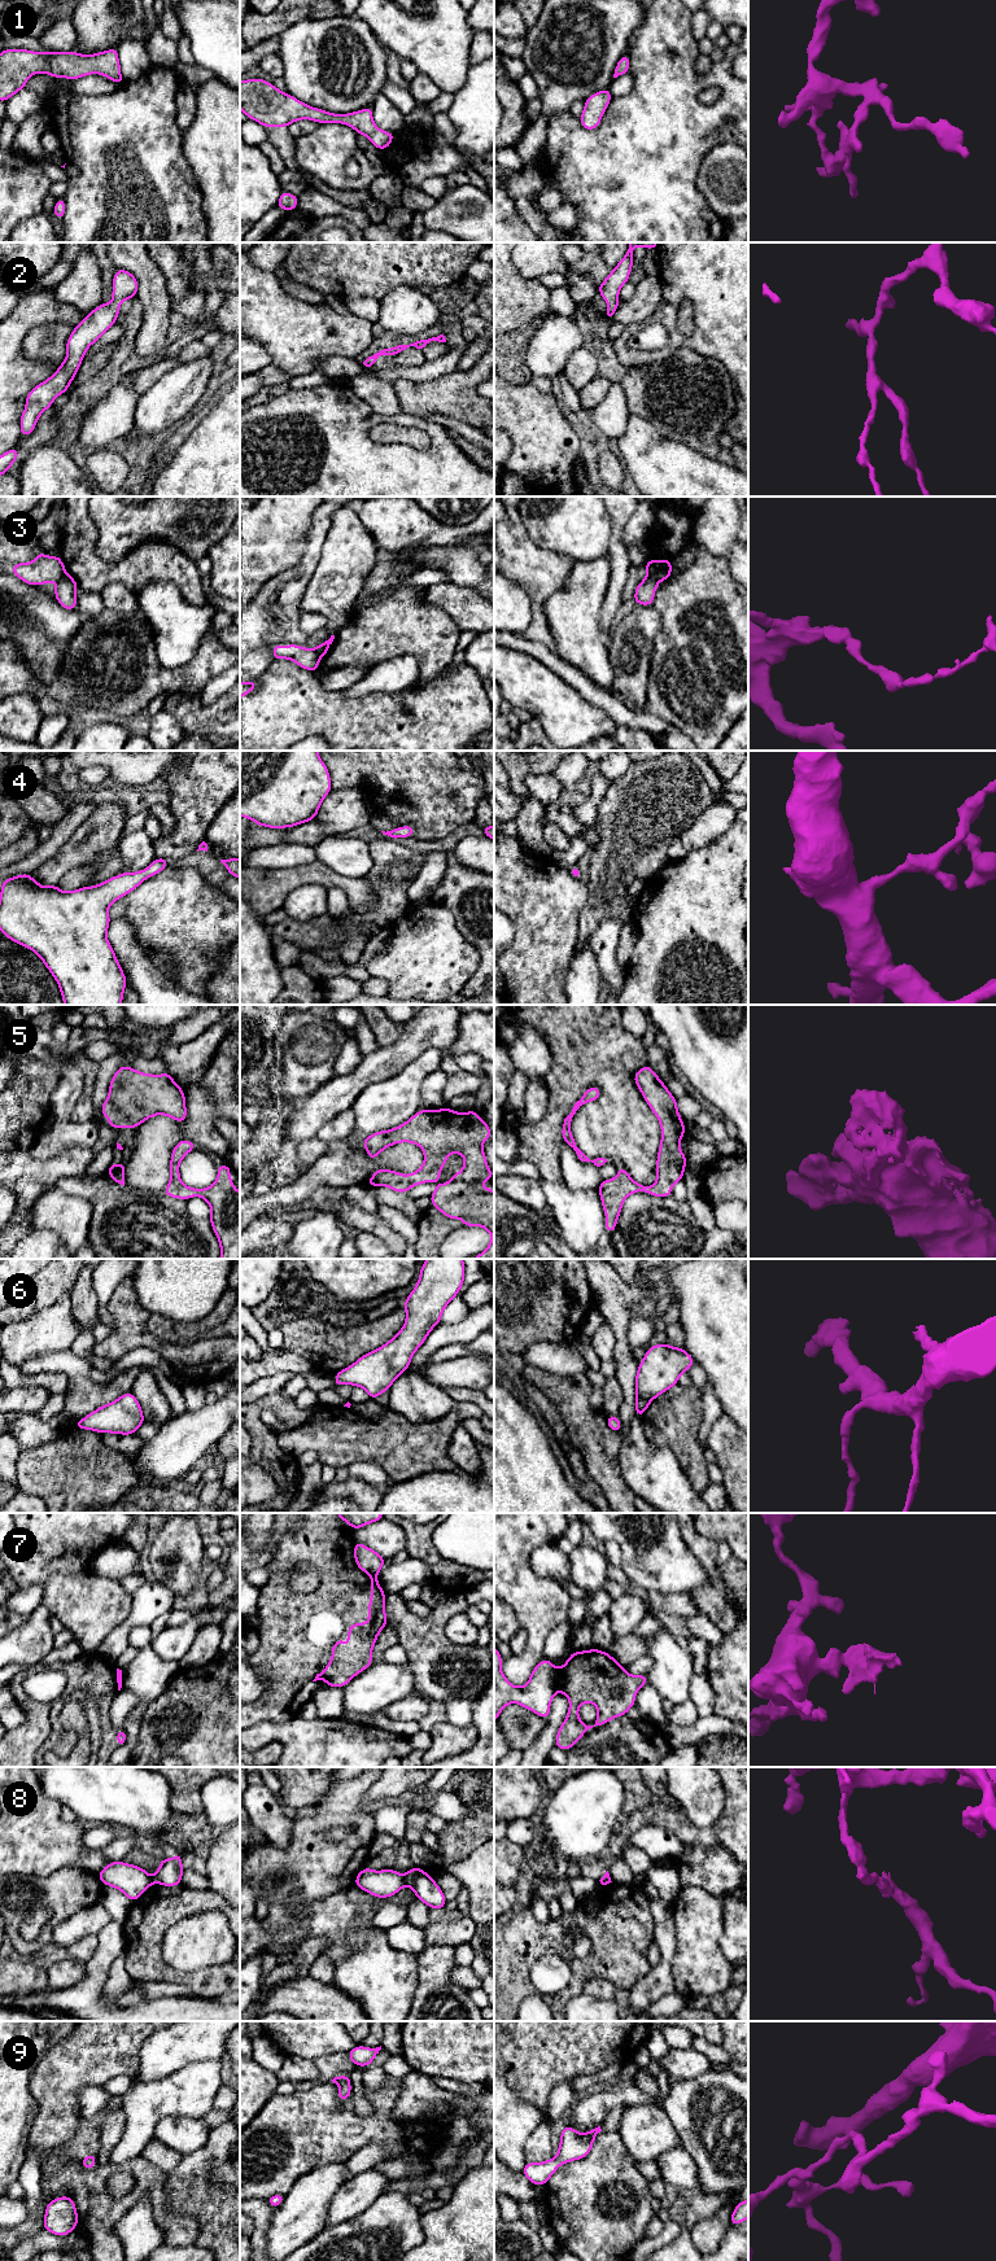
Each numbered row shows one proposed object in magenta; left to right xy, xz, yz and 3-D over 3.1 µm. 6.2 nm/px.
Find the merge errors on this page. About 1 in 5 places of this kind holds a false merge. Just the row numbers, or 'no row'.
3, 7, 8

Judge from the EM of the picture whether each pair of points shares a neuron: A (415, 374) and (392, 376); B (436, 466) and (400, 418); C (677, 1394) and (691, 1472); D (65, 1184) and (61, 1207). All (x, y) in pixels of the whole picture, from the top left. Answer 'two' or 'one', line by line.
A: one
B: one
C: one
D: two

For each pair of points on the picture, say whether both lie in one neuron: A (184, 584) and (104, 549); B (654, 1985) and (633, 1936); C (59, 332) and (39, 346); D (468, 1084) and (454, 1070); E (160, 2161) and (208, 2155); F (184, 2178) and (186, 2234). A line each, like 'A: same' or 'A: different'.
A: different
B: different
C: same
D: same
E: different
F: different

